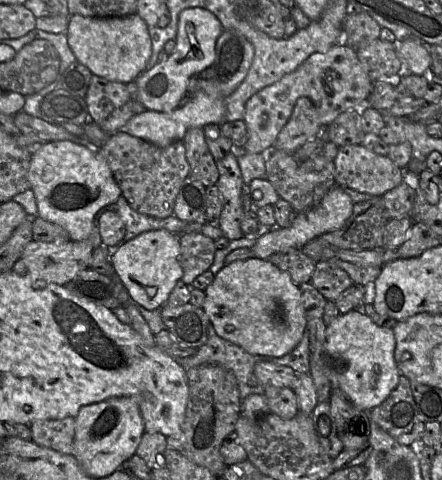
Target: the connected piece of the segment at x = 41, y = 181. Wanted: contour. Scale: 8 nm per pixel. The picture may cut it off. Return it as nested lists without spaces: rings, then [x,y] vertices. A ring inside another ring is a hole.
[[[69,140],[47,142],[32,154],[27,179],[36,199],[38,217],[62,227],[71,240],[87,240],[92,244],[93,249],[102,245],[96,222],[99,211],[114,203],[122,192],[100,150],[96,152],[85,145]]]

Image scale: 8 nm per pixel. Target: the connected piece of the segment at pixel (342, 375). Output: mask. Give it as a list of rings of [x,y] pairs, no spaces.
[[[362,308],[340,314],[326,326],[323,349],[332,388],[338,387],[355,406],[364,411],[380,405],[398,385],[401,375],[394,358],[395,346],[393,329],[375,324]]]

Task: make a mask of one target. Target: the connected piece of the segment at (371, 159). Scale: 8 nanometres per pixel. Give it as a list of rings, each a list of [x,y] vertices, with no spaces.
[[[363,143],[339,147],[333,161],[336,184],[349,187],[360,193],[382,197],[389,190],[397,187],[404,181],[404,170],[399,168],[388,156],[382,156],[370,150]]]

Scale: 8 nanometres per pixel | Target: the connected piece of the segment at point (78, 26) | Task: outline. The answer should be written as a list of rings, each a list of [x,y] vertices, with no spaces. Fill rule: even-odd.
[[[137,13],[108,18],[70,15],[66,35],[78,62],[95,75],[128,84],[146,72],[152,54],[152,40],[149,26]]]

